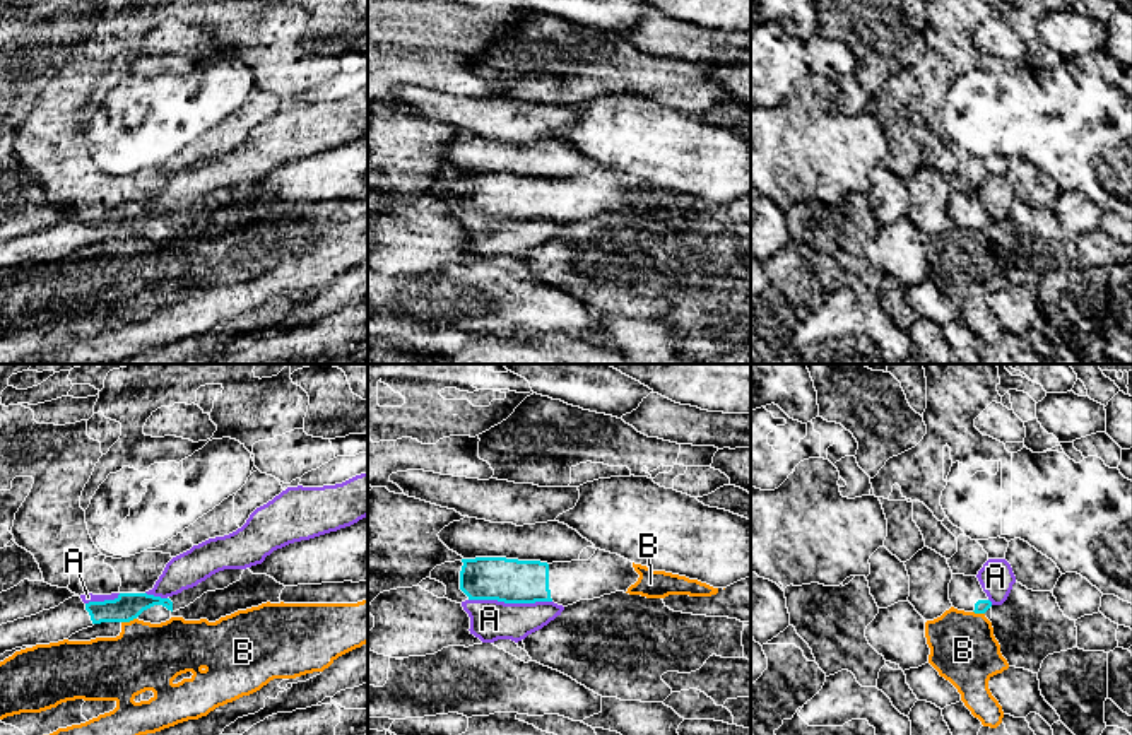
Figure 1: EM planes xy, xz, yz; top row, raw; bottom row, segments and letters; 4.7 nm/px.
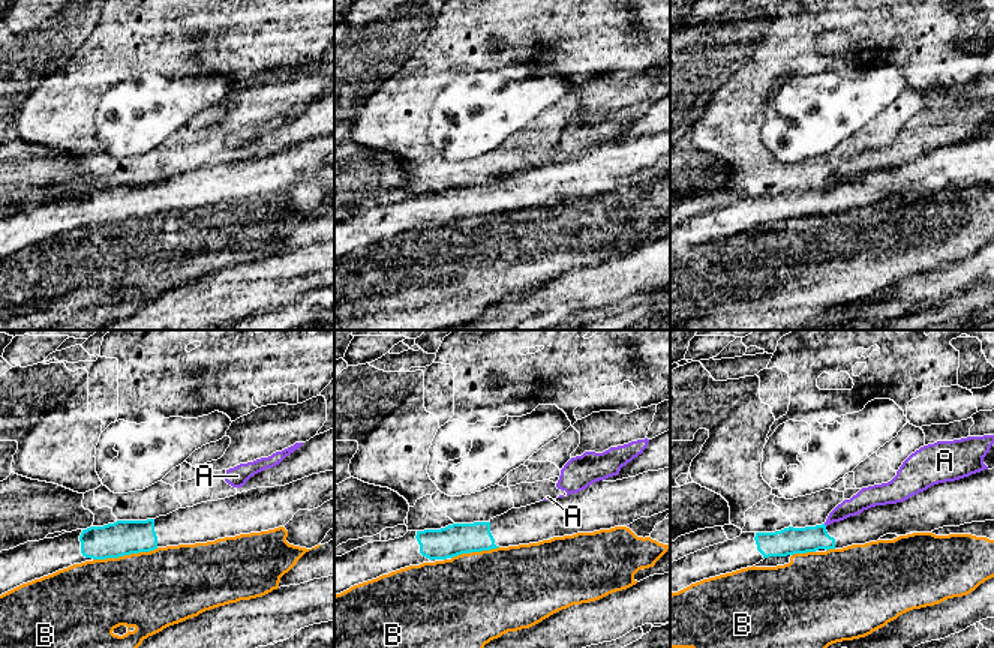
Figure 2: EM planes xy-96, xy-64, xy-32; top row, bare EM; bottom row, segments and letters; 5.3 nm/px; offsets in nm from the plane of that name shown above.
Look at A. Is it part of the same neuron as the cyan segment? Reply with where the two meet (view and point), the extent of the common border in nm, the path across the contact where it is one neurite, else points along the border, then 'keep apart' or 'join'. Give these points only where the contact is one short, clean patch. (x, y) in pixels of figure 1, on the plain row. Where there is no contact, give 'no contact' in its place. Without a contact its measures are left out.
xz (510, 219) | 400 nm | along xz (469, 216), (551, 219) | keep apart

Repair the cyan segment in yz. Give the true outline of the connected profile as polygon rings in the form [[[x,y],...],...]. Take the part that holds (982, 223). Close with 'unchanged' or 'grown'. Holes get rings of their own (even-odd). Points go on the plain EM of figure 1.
[[[952,191],[949,217],[954,226],[975,231],[985,231],[992,224],[976,193]]] | grown

